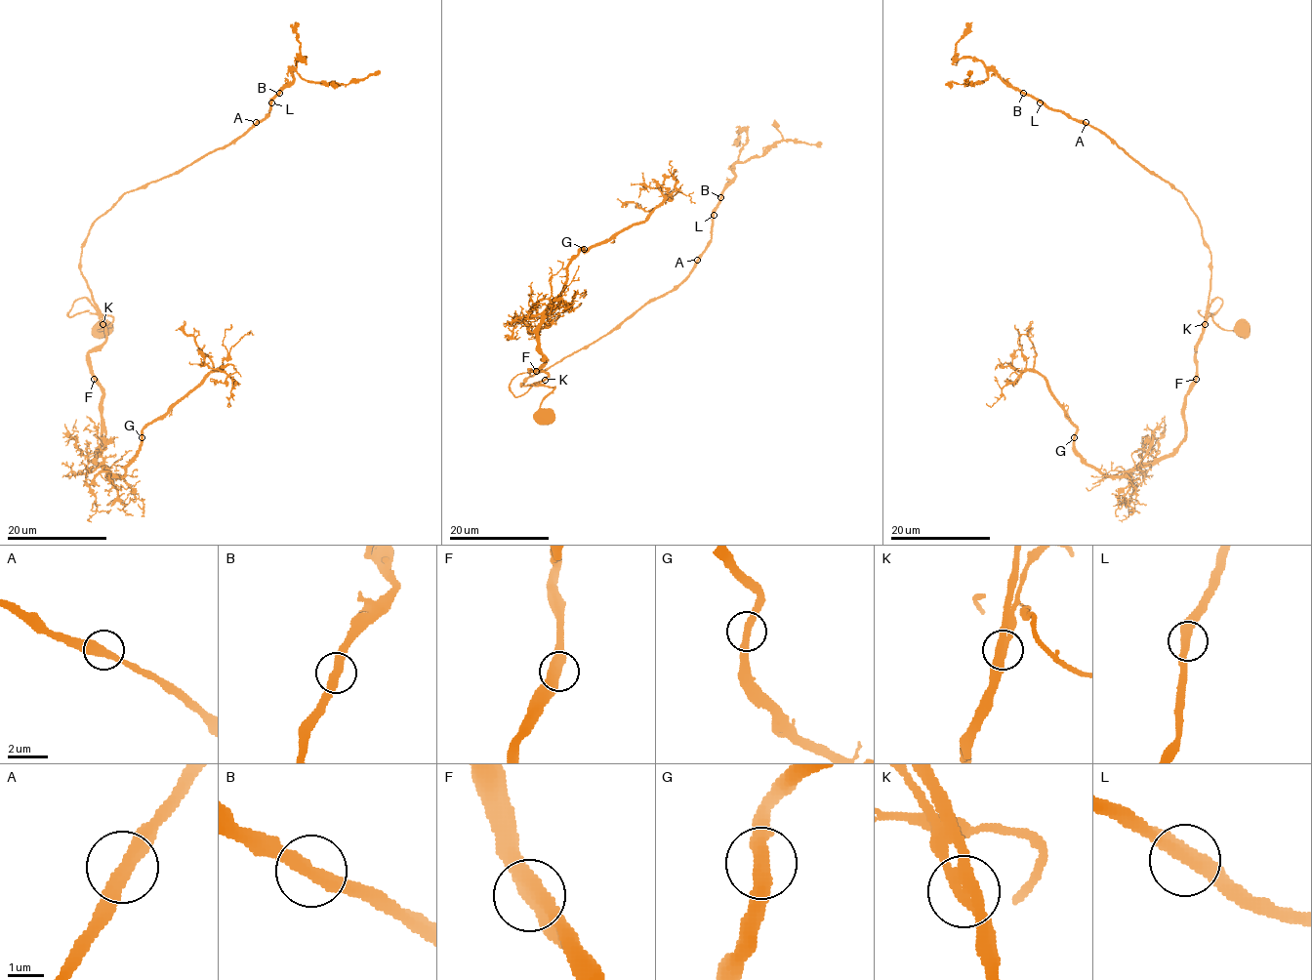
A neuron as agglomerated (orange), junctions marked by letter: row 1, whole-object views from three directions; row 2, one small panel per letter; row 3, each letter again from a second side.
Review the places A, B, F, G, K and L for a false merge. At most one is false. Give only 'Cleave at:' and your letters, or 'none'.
Cleave at: none

